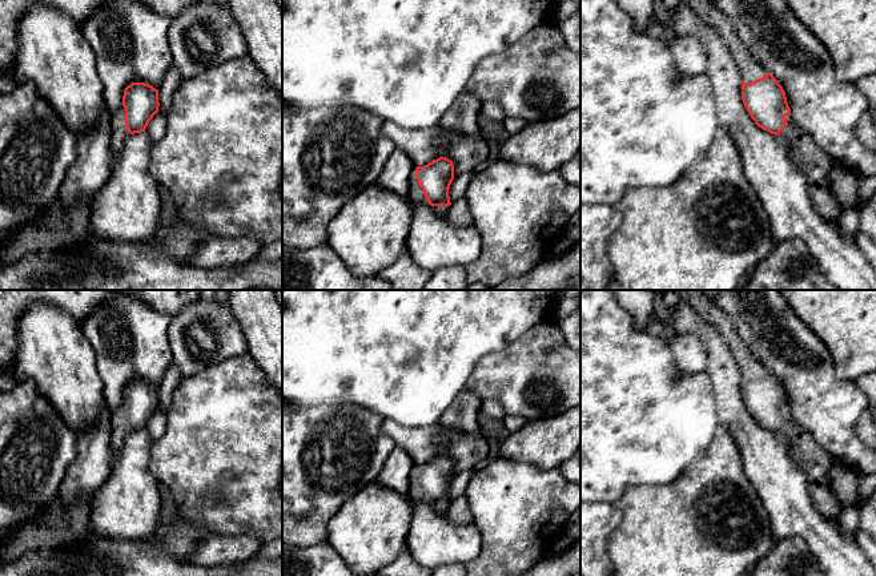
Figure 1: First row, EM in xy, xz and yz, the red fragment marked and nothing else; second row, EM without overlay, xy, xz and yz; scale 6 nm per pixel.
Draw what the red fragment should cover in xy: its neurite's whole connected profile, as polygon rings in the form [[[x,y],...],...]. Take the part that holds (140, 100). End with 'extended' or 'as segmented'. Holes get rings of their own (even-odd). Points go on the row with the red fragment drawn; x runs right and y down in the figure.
[[[132,82],[124,89],[122,105],[110,116],[112,165],[120,161],[124,141],[130,134],[145,132],[158,112],[158,88],[145,82]]] | extended

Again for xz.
[[[446,157],[415,166],[410,178],[410,204],[429,206],[437,216],[446,217],[450,209],[449,189],[454,180],[453,161]]] | extended

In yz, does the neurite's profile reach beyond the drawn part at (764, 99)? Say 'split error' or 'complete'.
split error

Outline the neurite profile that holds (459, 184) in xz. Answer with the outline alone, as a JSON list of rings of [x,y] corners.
[[[474,170],[471,172],[465,172],[458,174],[457,177],[454,177],[450,189],[449,189],[449,197],[450,197],[450,202],[453,204],[454,201],[465,197],[466,189],[471,181],[471,178],[475,176],[477,173]]]

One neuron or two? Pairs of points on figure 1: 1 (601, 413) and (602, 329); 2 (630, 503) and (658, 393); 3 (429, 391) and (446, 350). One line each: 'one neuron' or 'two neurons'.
1: one neuron
2: two neurons
3: one neuron

